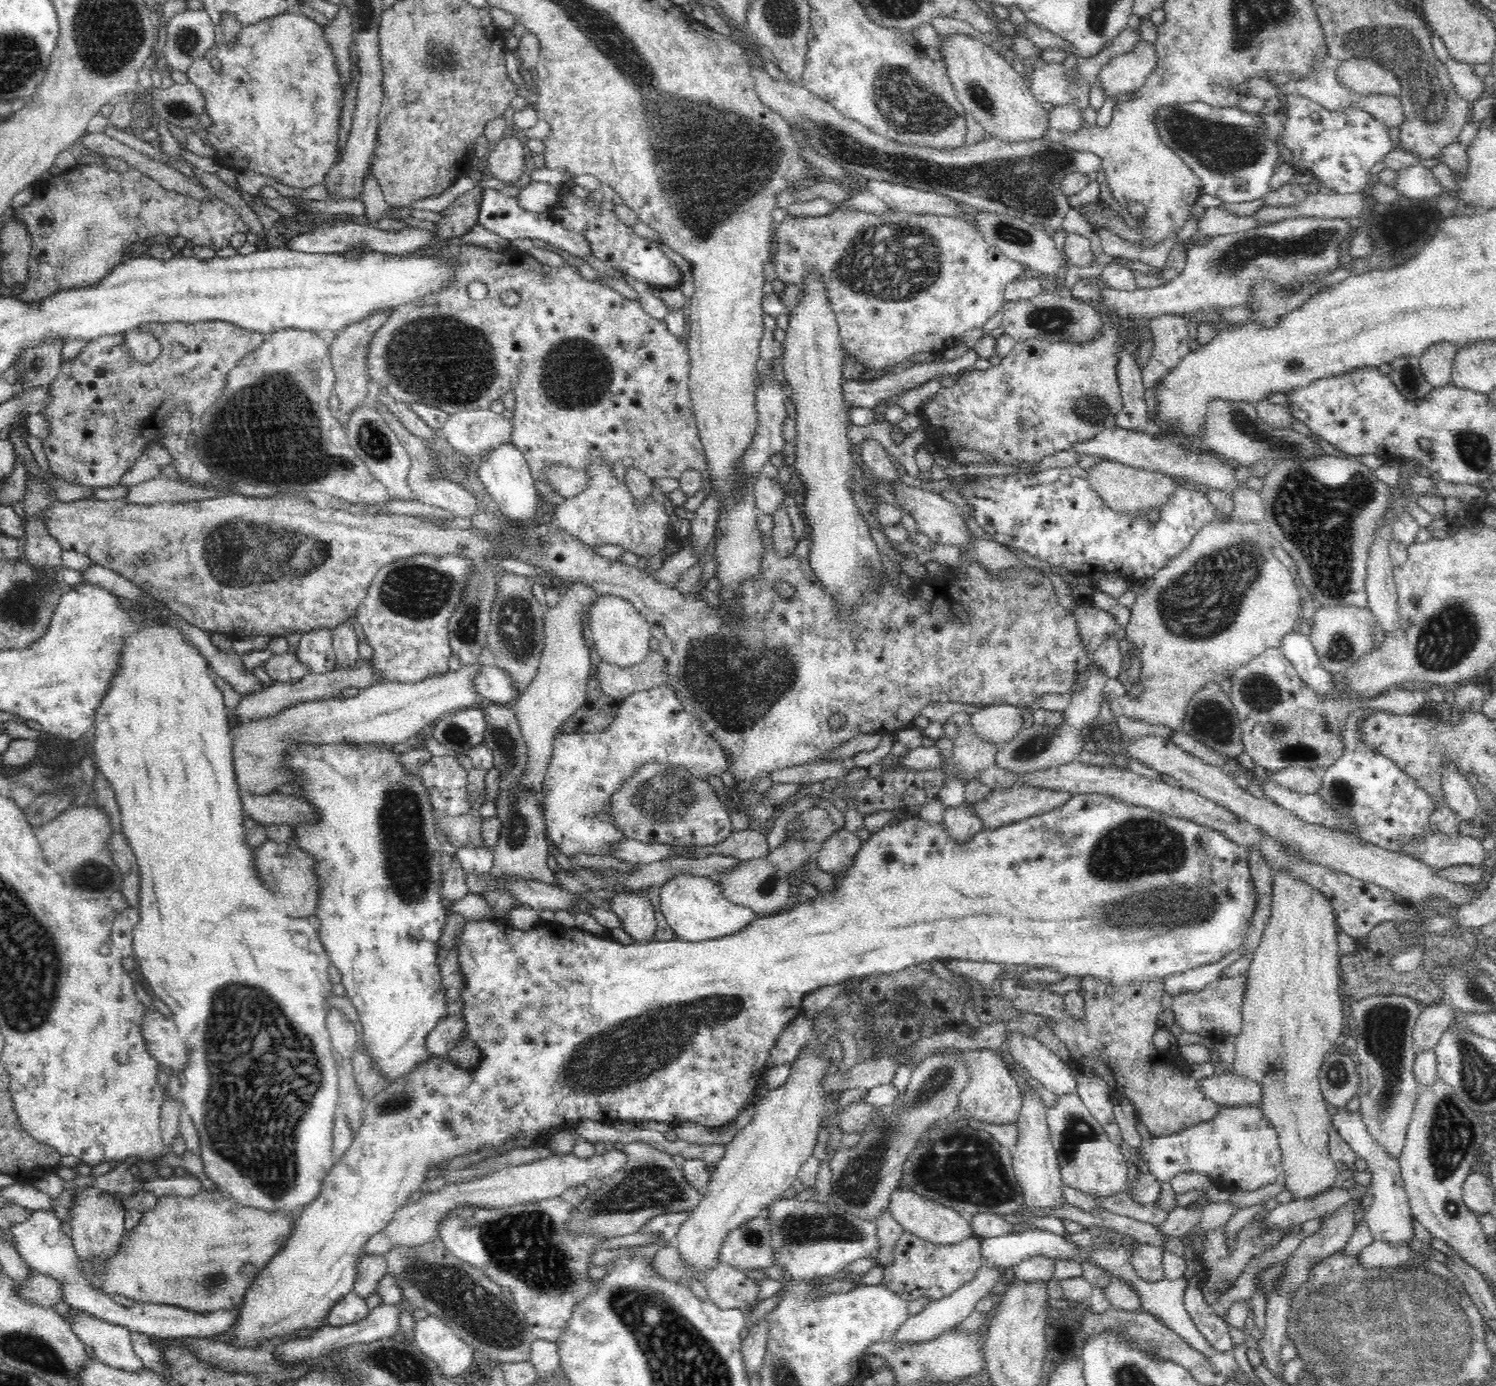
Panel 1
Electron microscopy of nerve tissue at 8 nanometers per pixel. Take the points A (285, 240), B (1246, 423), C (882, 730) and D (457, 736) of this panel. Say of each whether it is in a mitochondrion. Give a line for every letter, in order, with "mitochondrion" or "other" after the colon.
A: other
B: mitochondrion
C: other
D: mitochondrion

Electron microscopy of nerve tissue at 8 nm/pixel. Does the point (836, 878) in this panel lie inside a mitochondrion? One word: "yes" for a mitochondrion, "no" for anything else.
no

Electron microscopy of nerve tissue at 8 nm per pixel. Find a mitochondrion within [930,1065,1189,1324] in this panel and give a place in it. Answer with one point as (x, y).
(1075, 1130)

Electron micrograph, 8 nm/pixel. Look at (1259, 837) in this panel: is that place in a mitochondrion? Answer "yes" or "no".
no

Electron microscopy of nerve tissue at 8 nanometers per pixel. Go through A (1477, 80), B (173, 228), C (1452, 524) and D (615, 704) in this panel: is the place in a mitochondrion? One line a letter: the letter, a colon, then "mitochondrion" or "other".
A: other
B: other
C: other
D: other

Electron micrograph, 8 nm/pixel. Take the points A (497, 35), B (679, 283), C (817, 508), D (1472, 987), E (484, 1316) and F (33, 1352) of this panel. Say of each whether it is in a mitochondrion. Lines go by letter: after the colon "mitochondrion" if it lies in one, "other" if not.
A: other
B: other
C: other
D: mitochondrion
E: mitochondrion
F: mitochondrion

